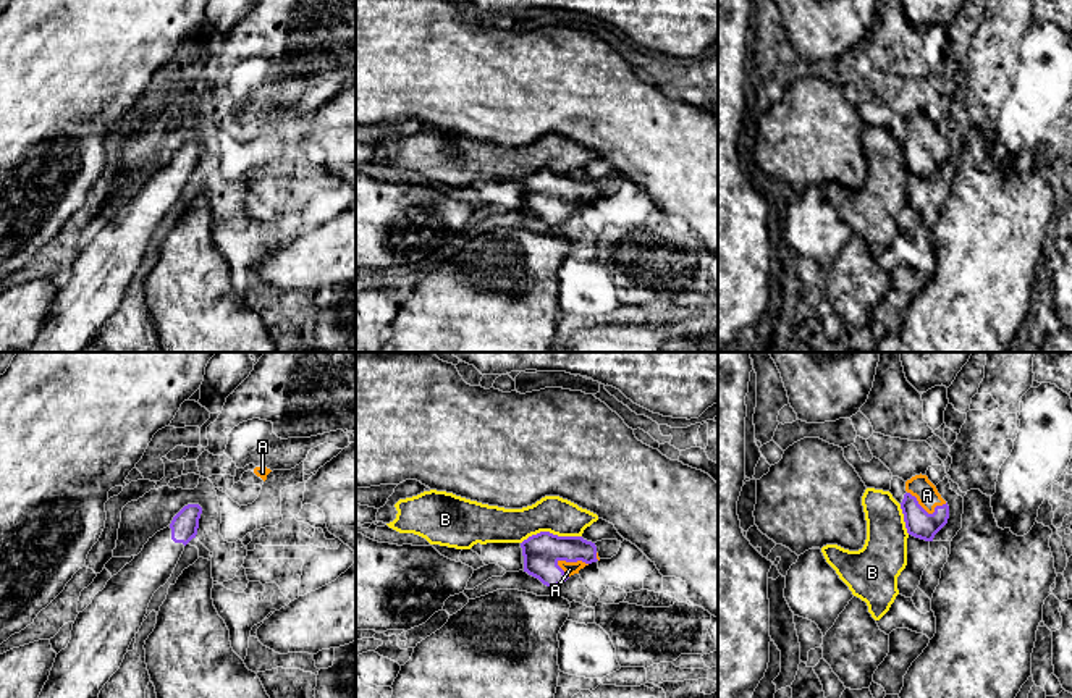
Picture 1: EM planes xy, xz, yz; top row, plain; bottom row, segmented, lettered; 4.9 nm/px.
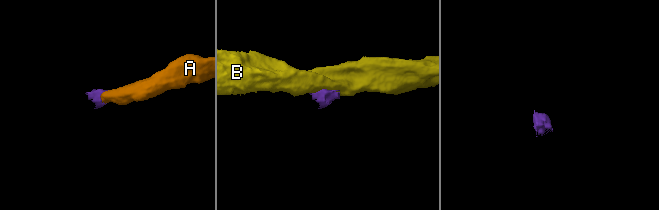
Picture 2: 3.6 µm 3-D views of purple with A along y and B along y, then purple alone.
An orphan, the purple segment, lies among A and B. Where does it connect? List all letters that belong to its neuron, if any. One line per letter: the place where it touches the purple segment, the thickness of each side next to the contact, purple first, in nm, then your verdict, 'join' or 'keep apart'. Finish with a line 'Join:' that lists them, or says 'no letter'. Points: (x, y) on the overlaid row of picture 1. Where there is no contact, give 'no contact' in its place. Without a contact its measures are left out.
A: contact xz (573, 561); calibres 190 and 70 nm; join
B: contact xz (550, 534); calibres 190 and 180 nm; keep apart
Join: A

